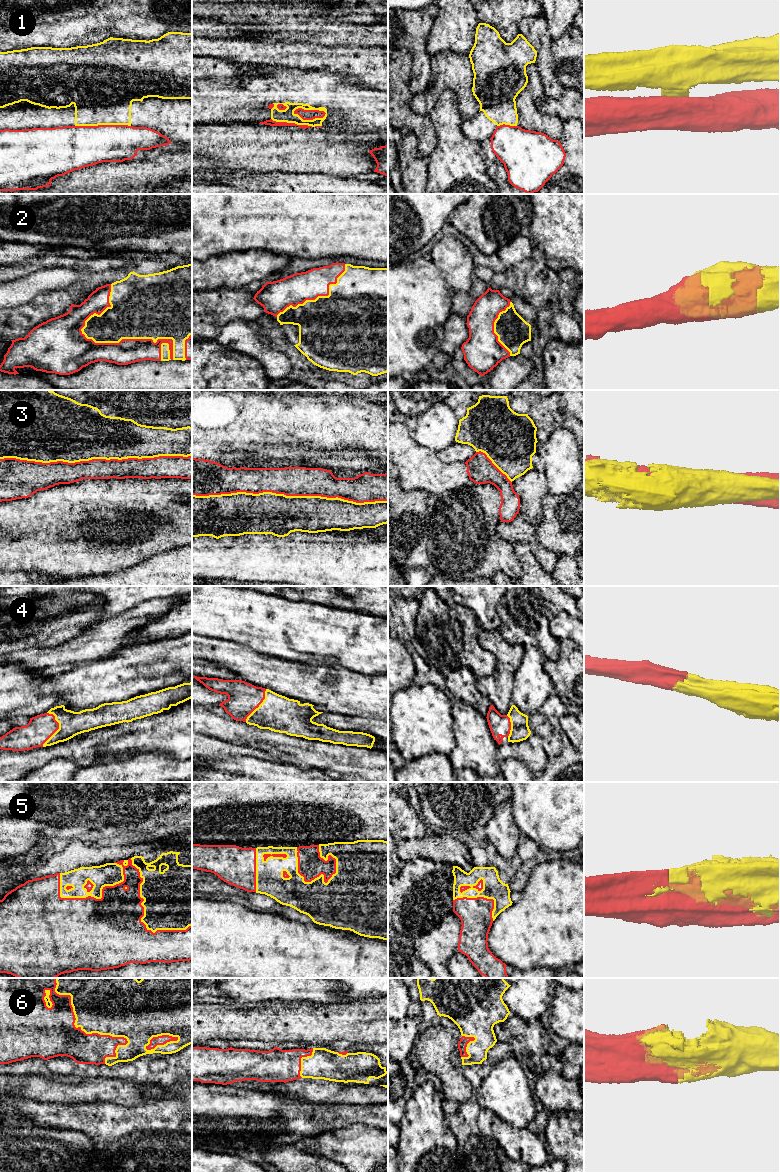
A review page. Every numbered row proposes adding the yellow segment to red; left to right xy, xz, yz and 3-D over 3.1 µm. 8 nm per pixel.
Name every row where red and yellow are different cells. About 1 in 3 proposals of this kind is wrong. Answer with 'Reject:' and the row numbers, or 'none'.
Reject: 1, 3

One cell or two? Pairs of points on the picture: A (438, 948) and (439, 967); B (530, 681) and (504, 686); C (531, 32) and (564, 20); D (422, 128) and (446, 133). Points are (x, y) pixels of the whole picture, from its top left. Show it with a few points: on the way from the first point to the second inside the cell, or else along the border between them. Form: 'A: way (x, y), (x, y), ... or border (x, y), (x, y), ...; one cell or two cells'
A: way (438, 953), (438, 962); one cell
B: border (514, 673), (514, 689), (511, 704); two cells
C: border (543, 13), (546, 19), (547, 31), (553, 39); two cells
D: border (428, 114), (436, 135), (436, 146), (432, 153); two cells

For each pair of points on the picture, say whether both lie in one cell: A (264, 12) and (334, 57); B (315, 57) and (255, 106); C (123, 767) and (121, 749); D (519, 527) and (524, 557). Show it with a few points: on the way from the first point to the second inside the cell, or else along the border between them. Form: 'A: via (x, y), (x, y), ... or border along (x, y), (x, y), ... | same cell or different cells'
A: border along (289, 41), (335, 46) | different cells
B: border along (277, 66), (323, 71) | different cells
C: border along (145, 752), (103, 761) | different cells
D: border along (513, 543), (525, 543), (538, 560) | different cells

